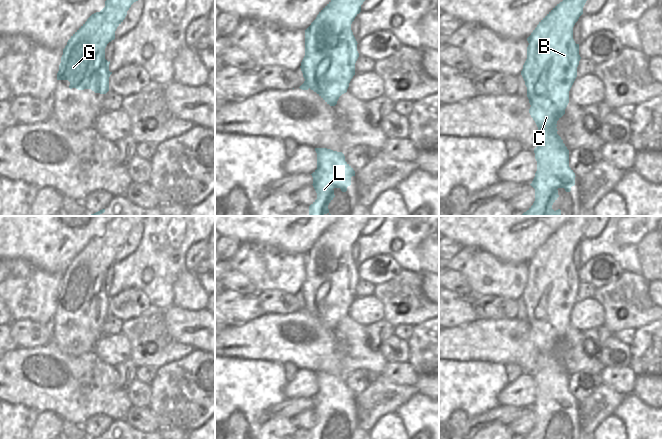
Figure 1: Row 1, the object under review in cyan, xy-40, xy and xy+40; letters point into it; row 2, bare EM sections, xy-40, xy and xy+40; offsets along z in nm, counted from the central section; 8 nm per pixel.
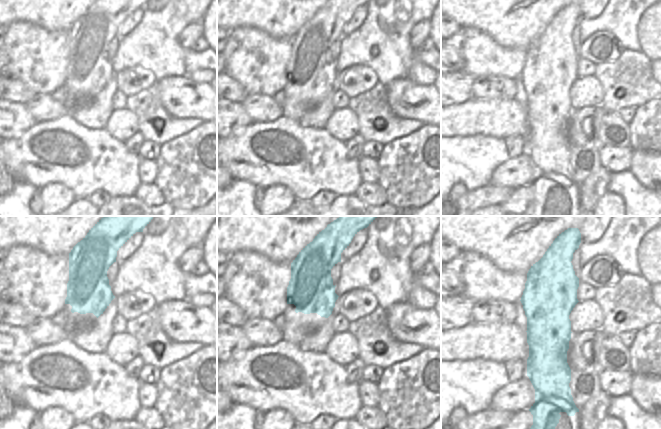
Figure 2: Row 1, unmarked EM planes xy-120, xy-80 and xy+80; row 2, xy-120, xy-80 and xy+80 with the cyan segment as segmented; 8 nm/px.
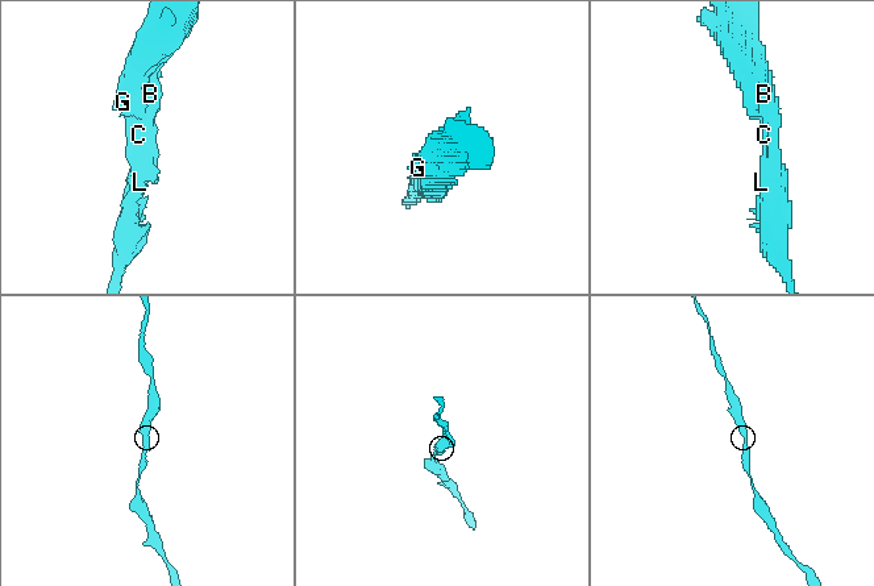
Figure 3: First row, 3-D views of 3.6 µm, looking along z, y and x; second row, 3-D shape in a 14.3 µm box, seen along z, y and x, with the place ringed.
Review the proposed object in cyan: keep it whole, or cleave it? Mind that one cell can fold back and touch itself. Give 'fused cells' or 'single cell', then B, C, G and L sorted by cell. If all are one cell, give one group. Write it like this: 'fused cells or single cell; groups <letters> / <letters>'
single cell; groups B C G L

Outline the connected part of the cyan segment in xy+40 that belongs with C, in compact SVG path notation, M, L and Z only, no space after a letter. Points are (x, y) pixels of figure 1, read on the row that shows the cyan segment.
M563 0L539 22L527 38L527 59L521 75L531 105L529 113L538 127L537 147L534 149L537 171L530 184L535 189L535 201L522 216L560 216L560 209L552 209L553 203L559 197L557 189L564 188L566 192L570 192L571 187L575 185L576 176L569 167L569 150L557 134L556 124L565 114L569 103L569 91L577 77L581 57L579 44L573 39L573 27L583 14L586 1Z

